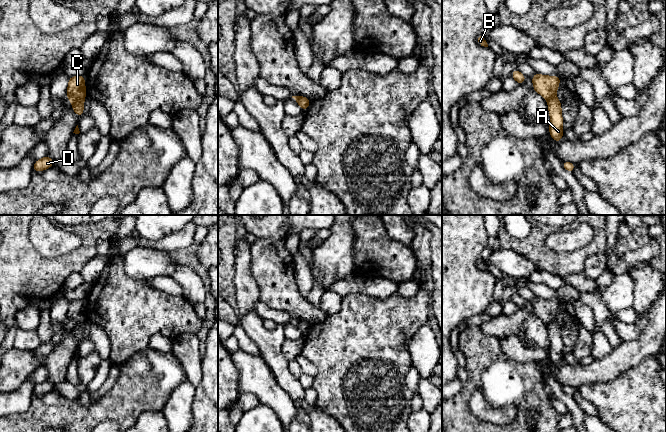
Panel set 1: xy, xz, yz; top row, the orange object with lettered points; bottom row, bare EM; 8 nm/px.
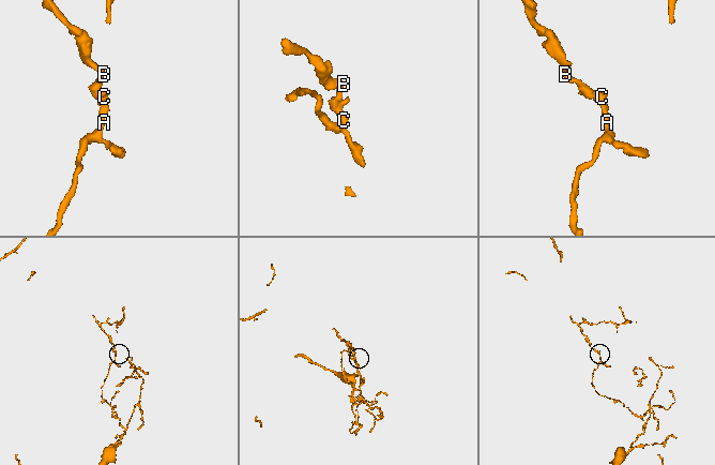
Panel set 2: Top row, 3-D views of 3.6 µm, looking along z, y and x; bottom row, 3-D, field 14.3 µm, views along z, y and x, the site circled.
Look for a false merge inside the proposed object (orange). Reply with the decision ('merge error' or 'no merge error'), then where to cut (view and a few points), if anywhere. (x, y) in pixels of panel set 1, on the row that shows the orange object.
merge error | xy (83, 98), (78, 98), (71, 102)

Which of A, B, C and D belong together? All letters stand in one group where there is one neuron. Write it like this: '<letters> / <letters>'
A D / B C

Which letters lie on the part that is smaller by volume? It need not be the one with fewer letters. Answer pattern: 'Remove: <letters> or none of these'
Remove: B, C

